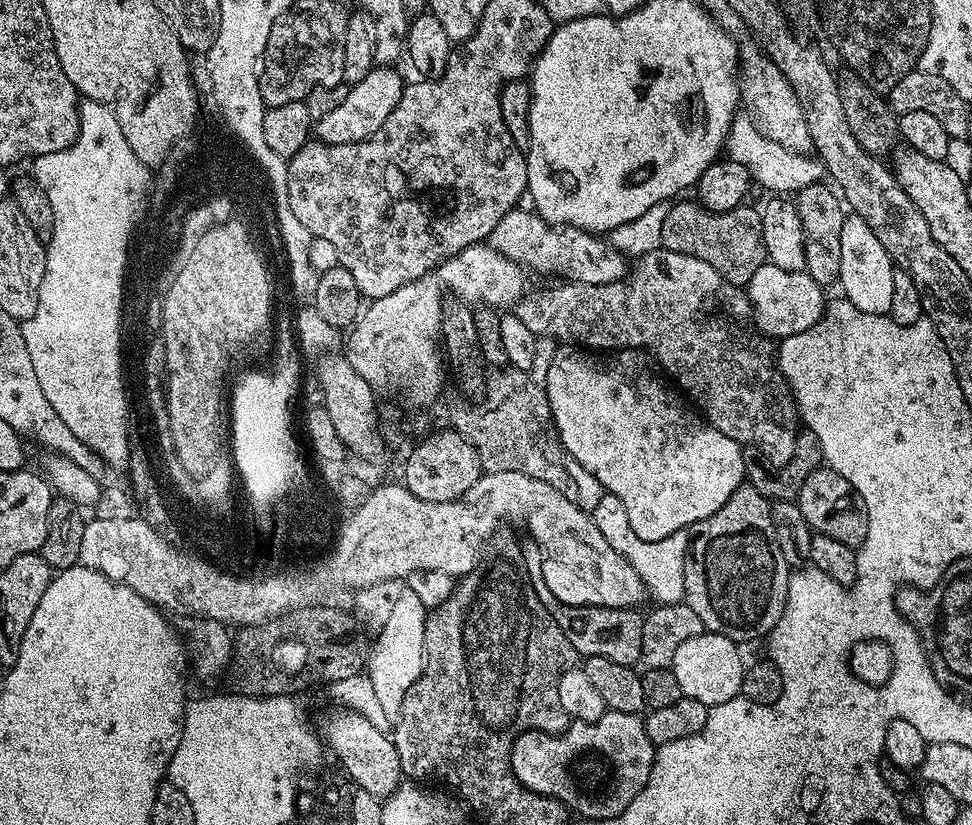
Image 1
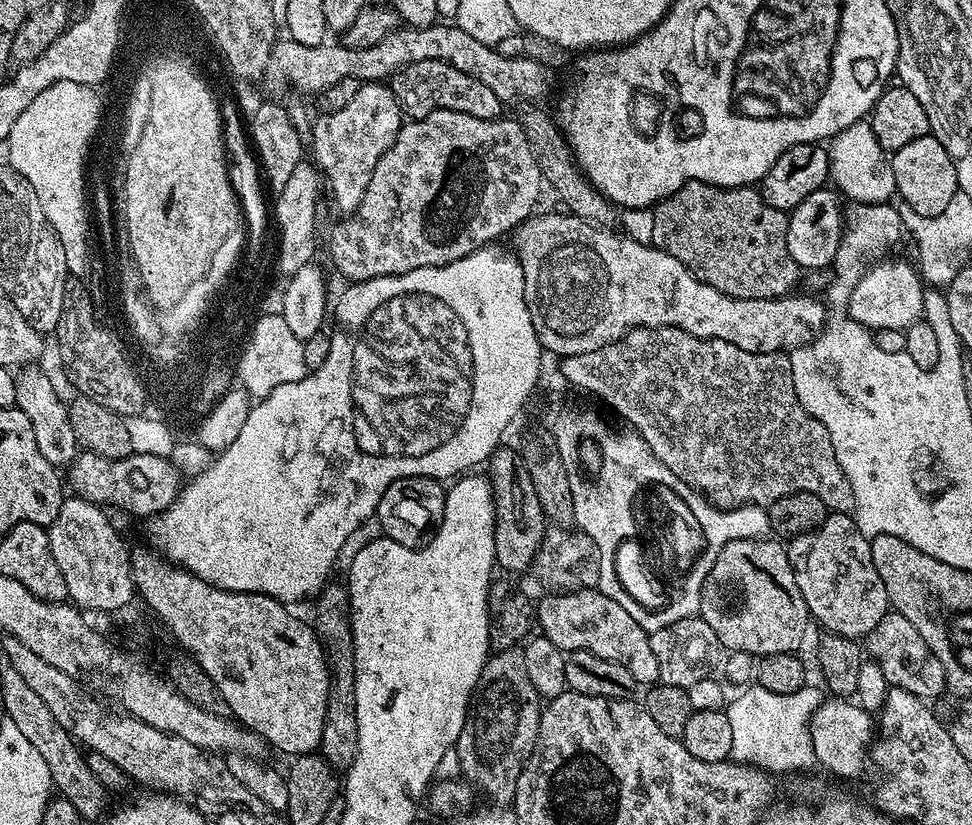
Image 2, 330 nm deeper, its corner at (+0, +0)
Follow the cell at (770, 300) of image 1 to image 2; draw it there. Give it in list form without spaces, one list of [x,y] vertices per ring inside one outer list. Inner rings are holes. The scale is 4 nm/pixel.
[[[892,260],[889,264],[874,263],[865,271],[861,281],[846,303],[846,311],[854,322],[869,330],[885,328],[888,332],[899,333],[925,315],[924,291],[926,285],[919,271],[904,260]]]

